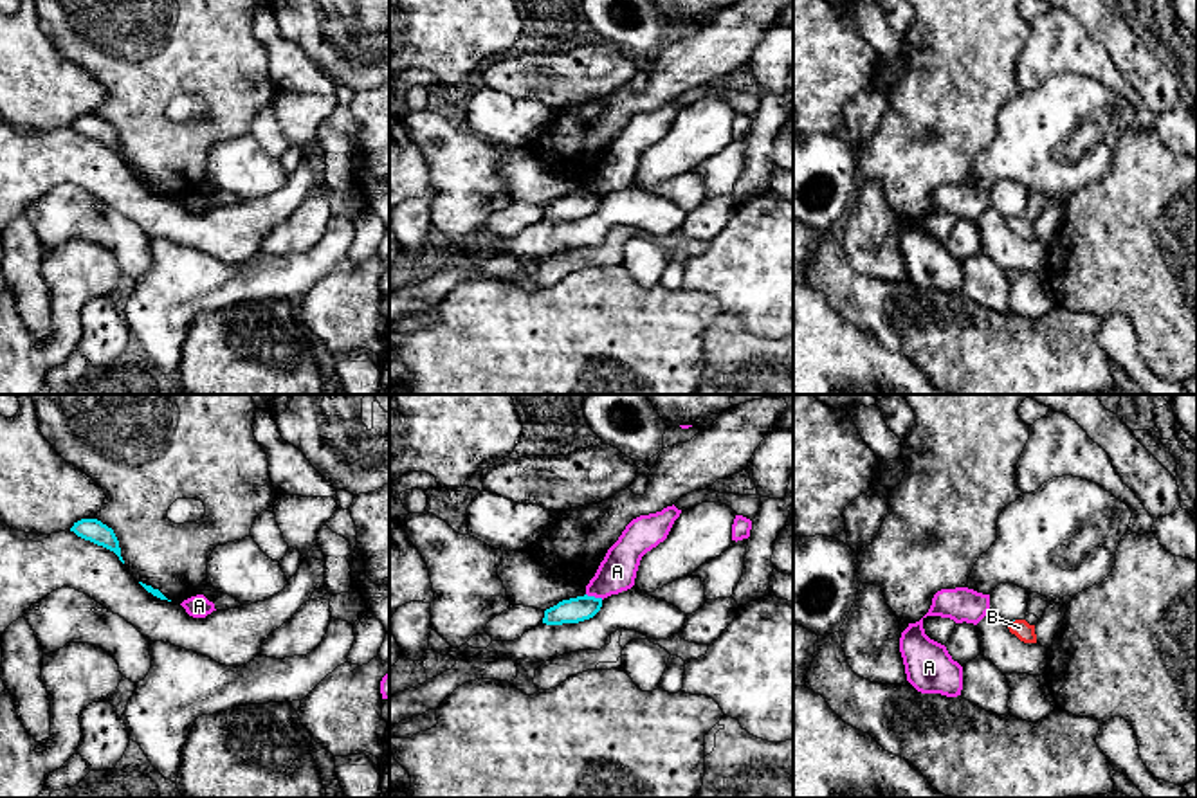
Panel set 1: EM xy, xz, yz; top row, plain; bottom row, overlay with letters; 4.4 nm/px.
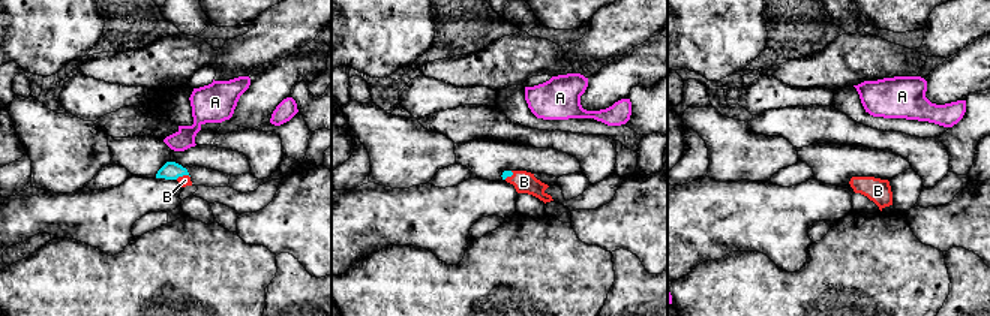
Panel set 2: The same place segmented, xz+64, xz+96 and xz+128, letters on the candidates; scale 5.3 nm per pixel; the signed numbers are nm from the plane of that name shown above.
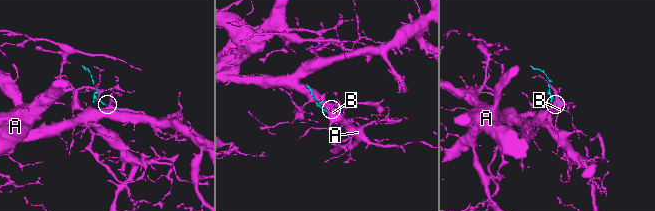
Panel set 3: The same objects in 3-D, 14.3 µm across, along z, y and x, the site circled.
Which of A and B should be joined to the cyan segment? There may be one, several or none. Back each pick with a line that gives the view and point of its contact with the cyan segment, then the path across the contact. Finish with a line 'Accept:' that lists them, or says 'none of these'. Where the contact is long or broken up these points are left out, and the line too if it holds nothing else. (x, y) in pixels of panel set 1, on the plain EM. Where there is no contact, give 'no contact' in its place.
B: yz (1012, 218) | across yz (1014, 217), (1012, 218), (1019, 224)
Accept: B

